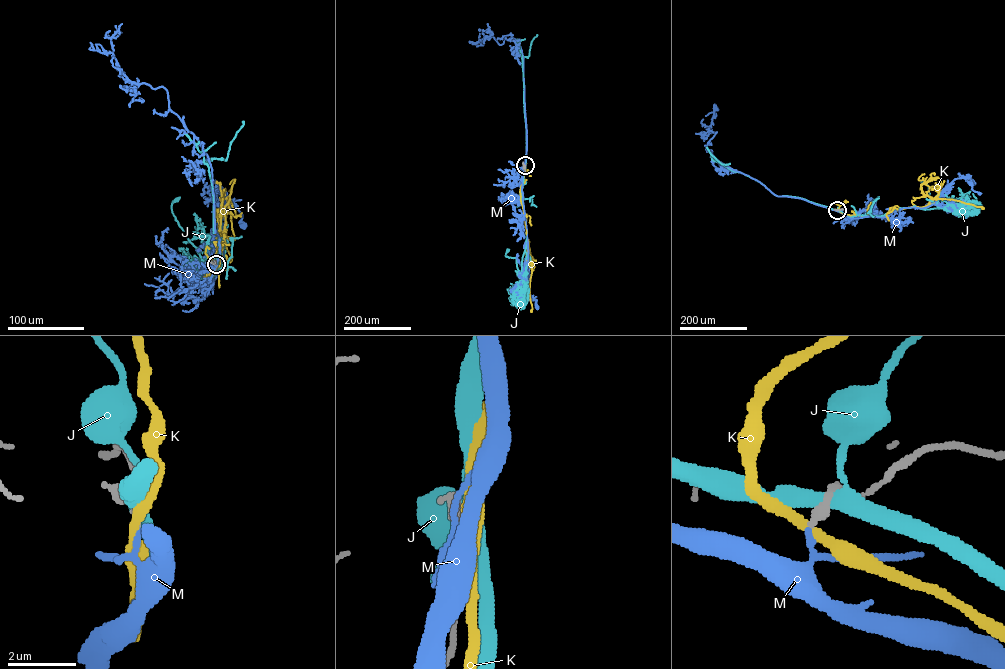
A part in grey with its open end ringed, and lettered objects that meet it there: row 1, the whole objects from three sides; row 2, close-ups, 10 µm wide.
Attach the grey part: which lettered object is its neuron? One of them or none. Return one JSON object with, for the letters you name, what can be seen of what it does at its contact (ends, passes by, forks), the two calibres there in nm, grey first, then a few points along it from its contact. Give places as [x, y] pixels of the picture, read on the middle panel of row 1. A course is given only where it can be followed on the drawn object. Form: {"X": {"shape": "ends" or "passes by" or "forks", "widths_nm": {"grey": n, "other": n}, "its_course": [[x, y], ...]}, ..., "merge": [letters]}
{"M": {"shape": "passes by", "widths_nm": {"grey": 260, "other": 120}, "its_course": [[525, 165], [522, 190], [530, 283], [524, 296], [536, 300], [537, 307]]}, "merge": ["M"]}

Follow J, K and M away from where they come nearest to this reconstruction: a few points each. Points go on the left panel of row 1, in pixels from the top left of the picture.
J: (216, 264), (212, 277), (206, 275), (214, 275), (219, 257), (210, 262), (197, 252), (172, 212), (176, 200)
K: (216, 264), (213, 274), (204, 276), (212, 276), (222, 256), (223, 235), (231, 237), (226, 246), (230, 260)
M: (216, 264), (209, 282), (223, 258), (227, 193), (215, 191), (236, 206), (244, 225)

